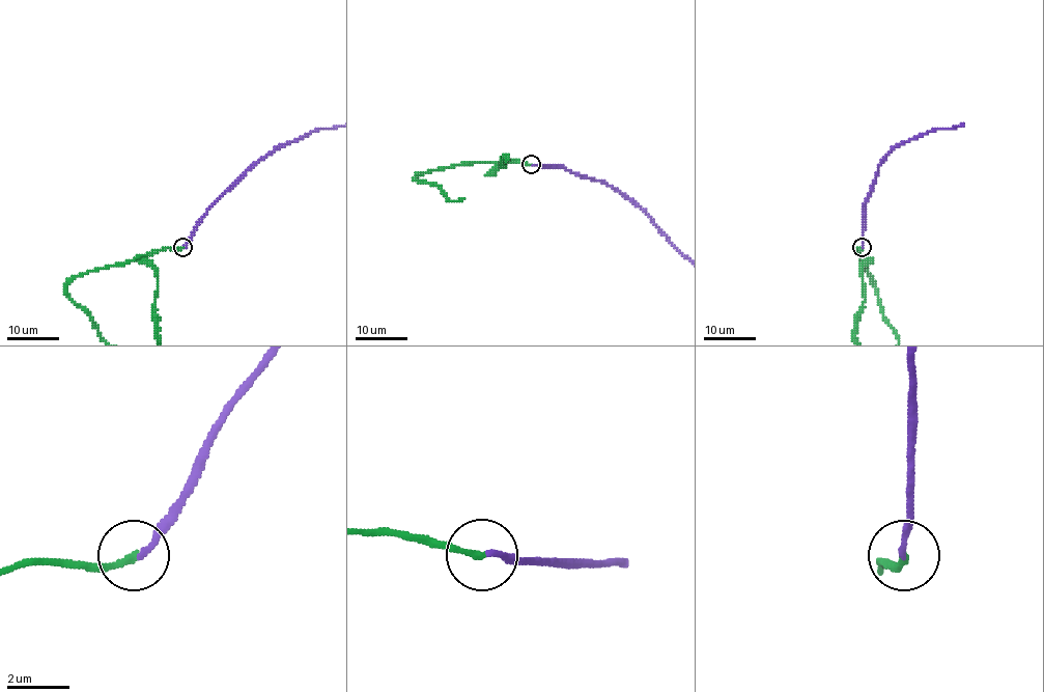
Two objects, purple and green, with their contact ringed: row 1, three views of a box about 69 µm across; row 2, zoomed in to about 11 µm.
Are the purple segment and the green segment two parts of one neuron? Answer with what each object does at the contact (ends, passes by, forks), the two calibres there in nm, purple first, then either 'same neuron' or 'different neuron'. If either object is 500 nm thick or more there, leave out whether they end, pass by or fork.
purple ends | green ends | 180/200 nm | same neuron

